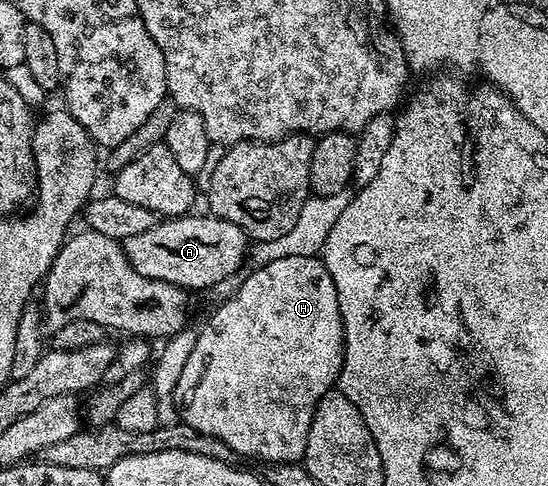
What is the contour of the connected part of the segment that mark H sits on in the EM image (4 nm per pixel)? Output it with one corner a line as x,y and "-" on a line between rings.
287,255
287,256
286,256
286,257
278,257
278,261
270,261
270,262
269,262
269,263
267,263
267,264
266,264
266,265
262,265
262,266
261,266
261,267
257,267
257,268
255,268
255,269
252,269
252,270
249,270
249,272
250,272
250,273
249,273
249,275
248,275
248,276
247,276
247,275
246,275
246,274
245,274
245,275
244,275
244,276
243,276
243,278
241,278
241,280
240,280
240,288
239,288
239,289
237,289
237,290
236,290
236,292
234,292
234,293
233,293
233,294
231,294
231,295
229,295
229,296
227,296
227,298
225,298
225,299
224,299
224,300
223,300
223,302
221,302
221,303
224,303
224,304
222,304
222,305
221,305
221,307
220,307
220,308
218,308
218,309
217,309
217,311
216,311
216,312
214,312
214,313
213,313
213,315
212,315
212,316
210,316
210,317
209,317
209,319
208,319
208,320
206,320
206,321
205,321
205,323
204,323
204,328
202,328
202,329
201,329
201,328
199,328
199,330
197,330
197,331
196,331
196,340
195,340
195,341
194,341
194,350
193,350
193,351
192,351
192,352
191,352
191,353
190,353
190,358
189,358
189,359
187,359
187,361
186,361
186,365
185,365
185,366
184,366
184,367
183,367
183,369
182,369
182,377
178,377
178,385
177,385
177,386
176,386
176,405
177,405
177,408
178,408
178,410
179,410
179,413
180,413
180,418
181,418
181,420
182,420
182,422
184,422
184,423
185,423
185,424
186,424
186,425
194,425
194,429
198,429
198,433
210,433
210,437
218,437
218,441
226,441
226,445
230,445
230,449
234,449
234,450
235,450
235,451
236,451
236,454
237,454
237,456
240,456
240,457
243,457
243,458
244,458
244,455
245,455
245,457
246,457
246,458
248,458
248,459
261,459
261,461
262,461
262,462
261,462
261,464
264,464
264,465
267,465
267,464
269,464
269,463
298,463
298,462
301,462
301,460
303,460
303,457
304,457
304,454
305,454
305,453
306,453
306,437
307,437
307,436
308,436
308,434
309,434
309,433
310,433
310,421
314,421
314,409
315,409
315,408
316,408
316,406
317,406
317,405
318,405
318,401
322,401
322,397
323,397
323,396
324,396
324,394
326,394
326,393
327,393
327,391
330,391
330,390
333,390
333,388
335,388
335,387
336,387
336,386
337,386
337,383
338,383
338,380
339,380
339,378
340,378
340,366
342,366
342,364
343,364
343,363
344,363
344,326
343,326
343,325
342,325
342,313
341,313
341,312
340,312
340,310
339,310
339,309
338,309
338,289
334,289
334,277
330,277
330,273
329,273
329,272
328,272
328,270
327,270
327,269
326,269
326,265
325,265
325,264
324,264
324,261
323,261
323,258
320,258
320,257
317,257
317,256
314,256
314,255
311,255
311,256
310,256
310,257
290,257
290,256
289,256
289,255

